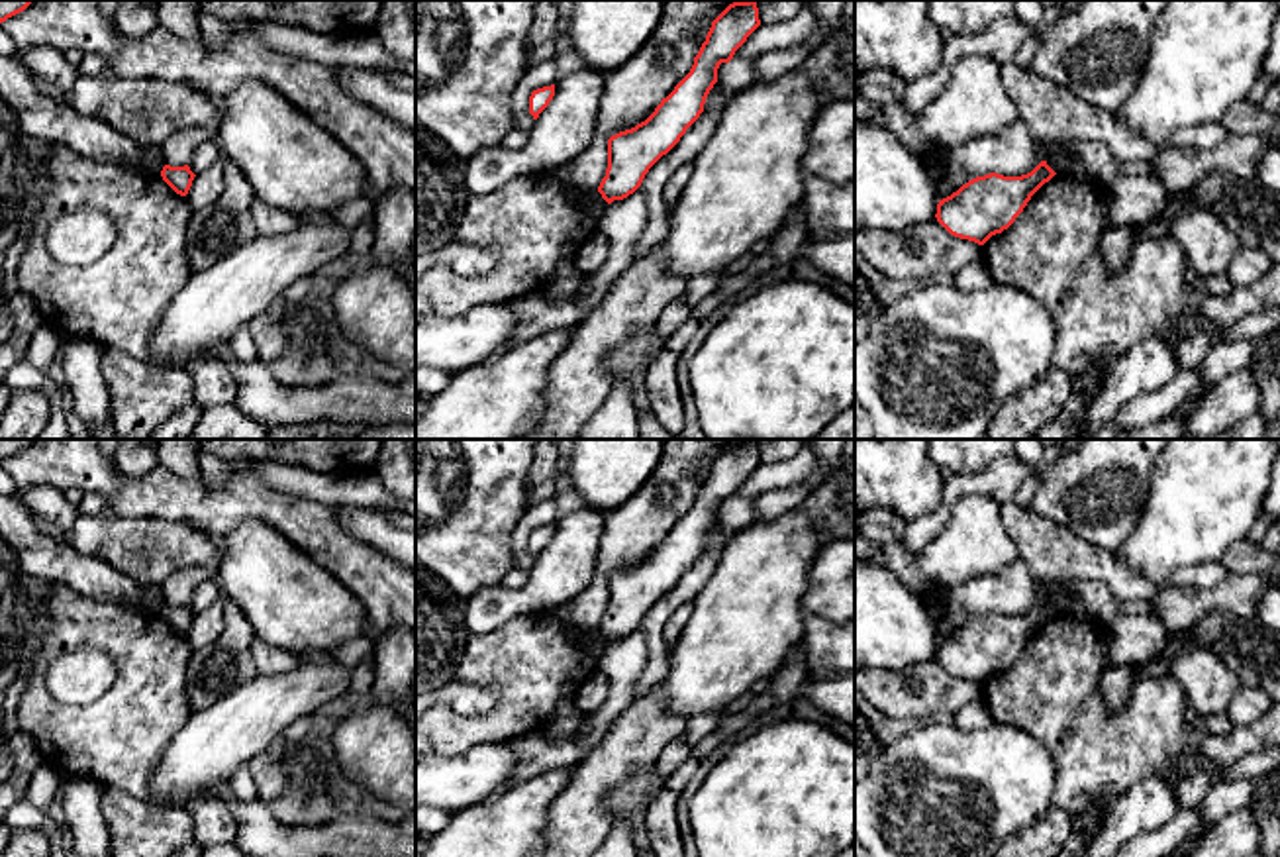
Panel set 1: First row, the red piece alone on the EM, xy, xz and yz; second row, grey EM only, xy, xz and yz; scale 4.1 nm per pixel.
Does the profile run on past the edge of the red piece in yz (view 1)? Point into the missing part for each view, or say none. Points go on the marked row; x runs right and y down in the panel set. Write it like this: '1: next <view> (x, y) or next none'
1: next none

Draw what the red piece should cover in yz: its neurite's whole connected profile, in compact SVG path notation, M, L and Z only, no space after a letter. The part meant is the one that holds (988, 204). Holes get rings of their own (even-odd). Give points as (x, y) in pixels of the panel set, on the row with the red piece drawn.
M1041 161L1021 176L998 173L976 176L939 200L935 218L951 235L984 245L1008 229L1031 196L1055 175L1047 161Z

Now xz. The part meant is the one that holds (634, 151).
M755 0L729 4L714 22L690 73L661 100L655 112L631 129L608 139L608 169L598 192L612 204L633 194L649 169L666 155L704 112L717 82L717 69L761 25Z

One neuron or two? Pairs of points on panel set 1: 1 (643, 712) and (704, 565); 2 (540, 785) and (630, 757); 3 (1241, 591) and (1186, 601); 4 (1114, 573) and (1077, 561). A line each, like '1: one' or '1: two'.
1: two
2: two
3: one
4: one

